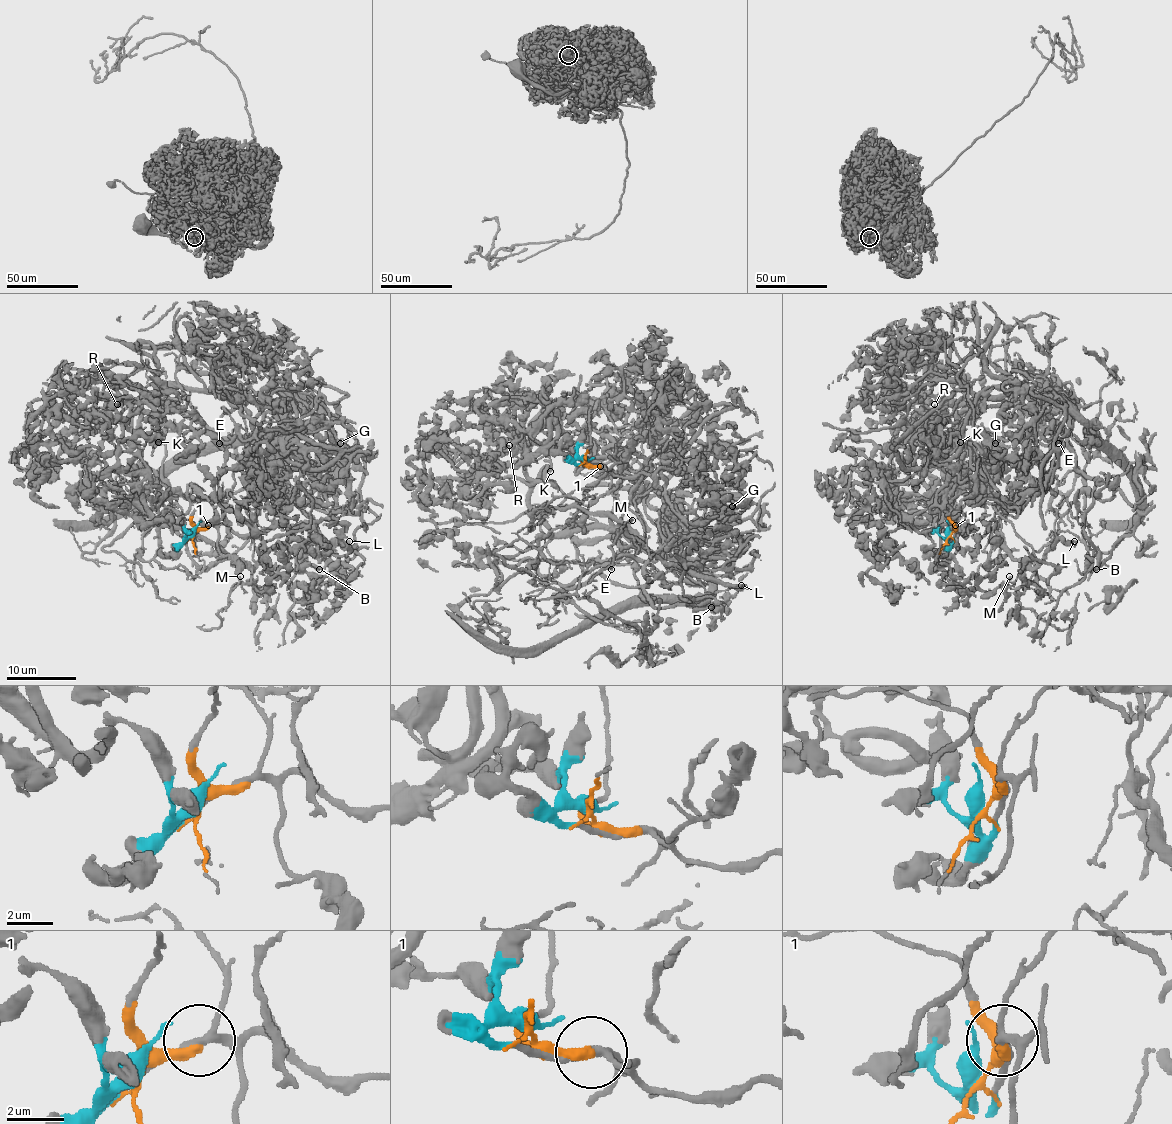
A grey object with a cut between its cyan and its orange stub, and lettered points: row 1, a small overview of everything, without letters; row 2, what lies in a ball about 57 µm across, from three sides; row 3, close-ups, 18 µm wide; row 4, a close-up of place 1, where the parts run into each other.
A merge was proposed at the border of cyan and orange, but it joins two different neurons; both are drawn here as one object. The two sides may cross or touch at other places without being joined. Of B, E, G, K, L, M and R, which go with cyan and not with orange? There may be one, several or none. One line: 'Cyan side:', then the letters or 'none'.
Cyan side: B, E, G, K, R

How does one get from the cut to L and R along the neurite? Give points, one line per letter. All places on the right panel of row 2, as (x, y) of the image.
L: (949, 536), (959, 510), (989, 483), (998, 511), (994, 524), (1015, 559), (1033, 567), (1059, 539), (1075, 541)
R: (949, 534), (938, 532), (935, 499), (901, 496), (889, 485), (891, 450), (917, 424), (914, 417), (935, 405)

